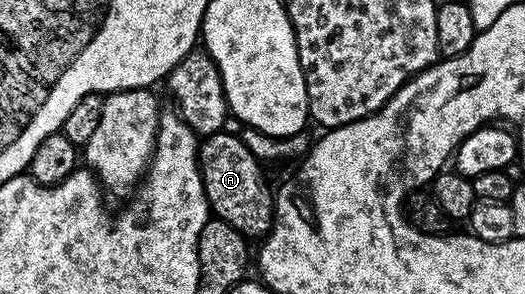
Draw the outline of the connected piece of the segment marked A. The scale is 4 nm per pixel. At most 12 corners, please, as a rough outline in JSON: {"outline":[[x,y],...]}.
{"outline":[[238,132],[208,133],[199,168],[210,212],[248,239],[275,198]]}

